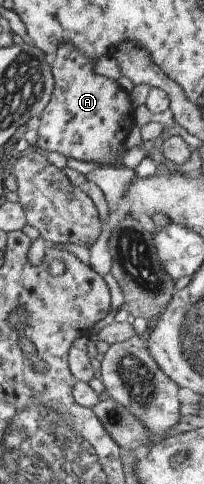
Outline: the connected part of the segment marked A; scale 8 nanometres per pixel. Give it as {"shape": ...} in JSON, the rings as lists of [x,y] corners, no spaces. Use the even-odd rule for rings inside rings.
{"shape":[[[68,42],[63,43],[58,46],[56,50],[56,54],[54,54],[54,60],[52,60],[52,64],[50,64],[49,68],[51,71],[51,76],[53,79],[53,90],[49,97],[49,102],[46,104],[46,107],[41,111],[40,126],[38,126],[37,138],[36,138],[36,147],[46,150],[46,152],[56,152],[61,154],[65,159],[72,158],[78,161],[92,161],[99,162],[102,164],[108,164],[104,166],[110,166],[110,163],[116,168],[120,167],[121,164],[121,145],[125,136],[128,134],[129,130],[134,125],[133,118],[133,109],[130,106],[130,101],[128,98],[128,93],[121,90],[112,79],[108,79],[99,75],[93,74],[93,62],[94,59],[86,59],[80,52],[77,52]]]}

